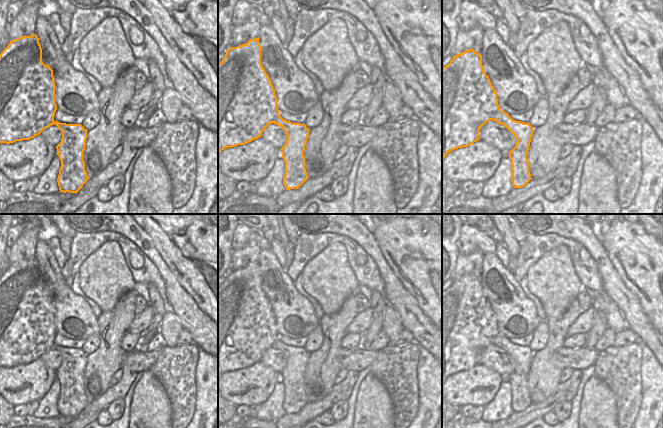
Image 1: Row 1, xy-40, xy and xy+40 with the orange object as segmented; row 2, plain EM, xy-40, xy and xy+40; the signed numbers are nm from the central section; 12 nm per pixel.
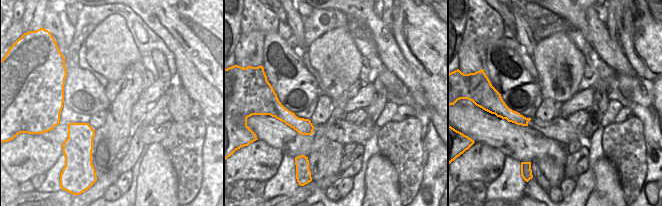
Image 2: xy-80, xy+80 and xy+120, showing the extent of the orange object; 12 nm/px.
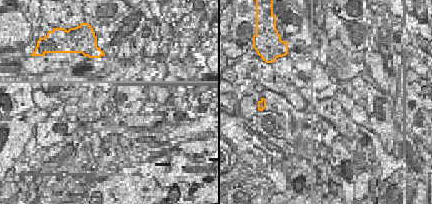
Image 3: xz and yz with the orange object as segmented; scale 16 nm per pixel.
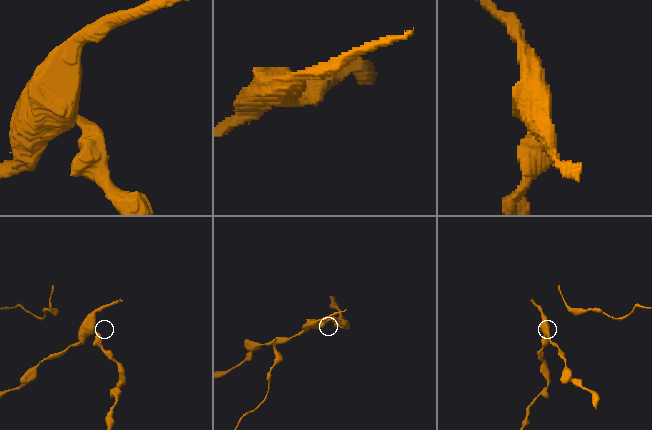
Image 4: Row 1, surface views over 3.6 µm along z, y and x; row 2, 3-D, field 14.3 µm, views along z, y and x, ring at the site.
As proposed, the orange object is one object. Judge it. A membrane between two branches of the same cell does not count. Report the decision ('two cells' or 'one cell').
two cells

